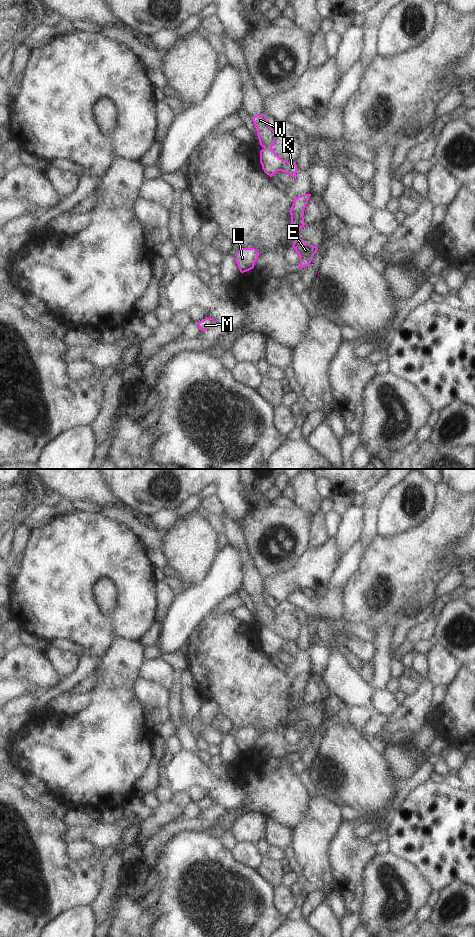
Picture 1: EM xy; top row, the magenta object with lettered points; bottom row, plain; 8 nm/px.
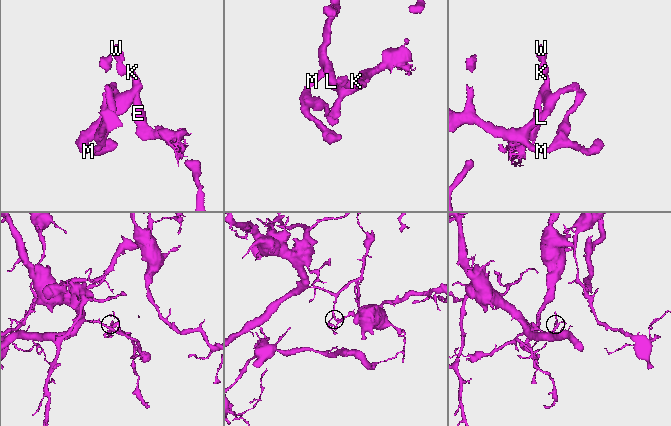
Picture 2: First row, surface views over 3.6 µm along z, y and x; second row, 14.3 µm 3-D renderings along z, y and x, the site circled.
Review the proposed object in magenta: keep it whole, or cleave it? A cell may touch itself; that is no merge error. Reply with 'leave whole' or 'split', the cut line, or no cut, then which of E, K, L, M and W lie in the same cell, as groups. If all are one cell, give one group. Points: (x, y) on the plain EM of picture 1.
split; cut xy (302, 696), (293, 708); groups E / K L M W

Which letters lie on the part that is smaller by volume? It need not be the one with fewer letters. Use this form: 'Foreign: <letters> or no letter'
Foreign: E

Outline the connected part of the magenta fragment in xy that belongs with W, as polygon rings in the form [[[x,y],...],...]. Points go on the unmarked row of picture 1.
[[[261,593],[253,596],[252,601],[256,607],[259,623],[263,627],[260,630],[260,643],[264,652],[272,657],[277,651],[282,651],[294,658],[298,649],[296,642],[283,640],[273,630],[276,610],[268,605],[267,597]]]

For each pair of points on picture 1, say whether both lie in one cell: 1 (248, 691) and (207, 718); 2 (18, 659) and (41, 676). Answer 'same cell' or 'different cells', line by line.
1: different cells
2: same cell

